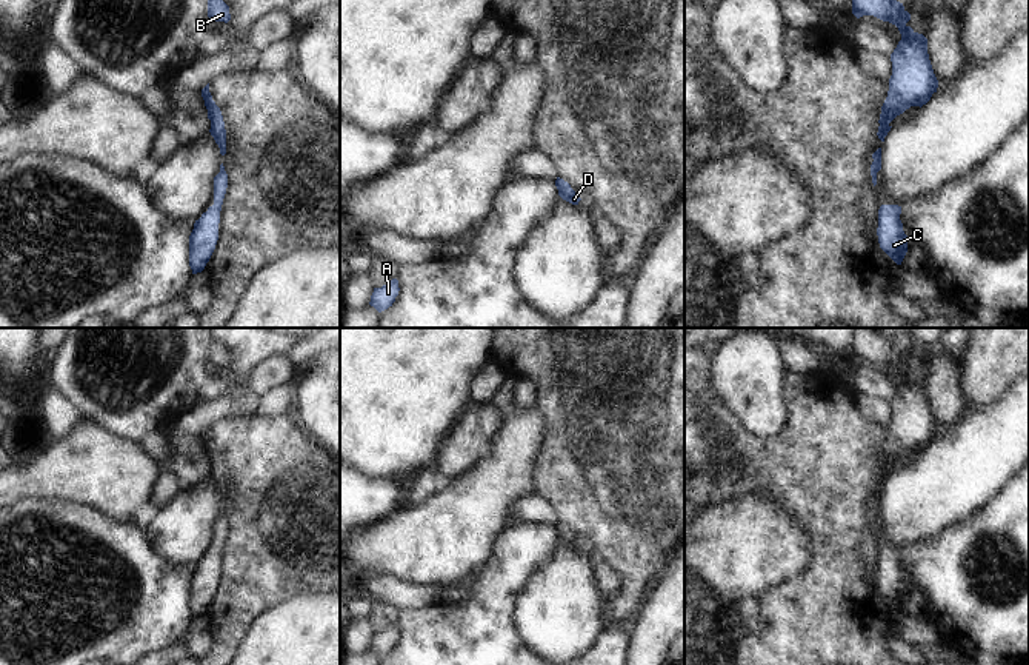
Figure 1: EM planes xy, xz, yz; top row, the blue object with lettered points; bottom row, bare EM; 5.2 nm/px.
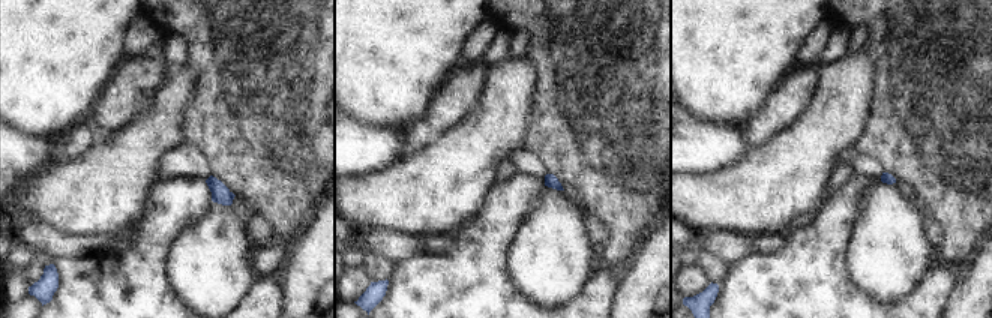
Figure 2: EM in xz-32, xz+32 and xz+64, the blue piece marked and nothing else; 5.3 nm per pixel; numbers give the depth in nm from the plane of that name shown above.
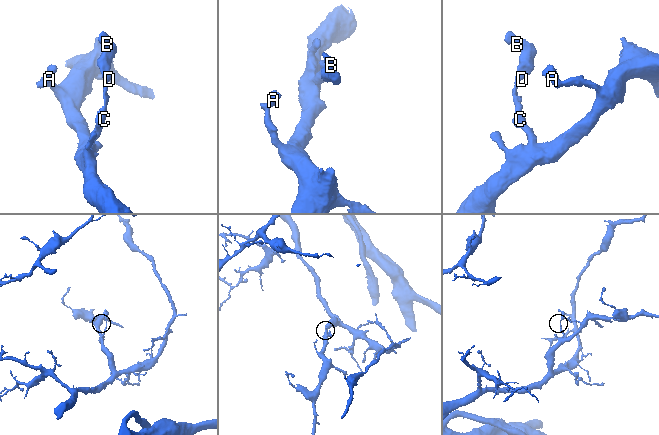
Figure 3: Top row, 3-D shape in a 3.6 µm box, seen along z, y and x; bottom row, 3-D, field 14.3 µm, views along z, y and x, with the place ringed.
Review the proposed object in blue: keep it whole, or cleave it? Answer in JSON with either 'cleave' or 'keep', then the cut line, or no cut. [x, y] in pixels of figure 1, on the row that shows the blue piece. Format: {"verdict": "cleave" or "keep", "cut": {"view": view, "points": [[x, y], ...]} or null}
{"verdict": "keep", "cut": null}

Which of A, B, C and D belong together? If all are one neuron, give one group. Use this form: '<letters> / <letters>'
A B C D

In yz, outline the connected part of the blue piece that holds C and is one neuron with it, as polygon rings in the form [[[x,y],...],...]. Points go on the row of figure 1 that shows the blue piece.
[[[881,205],[878,209],[878,243],[880,248],[897,263],[901,265],[907,252],[907,236],[900,220],[901,206]]]

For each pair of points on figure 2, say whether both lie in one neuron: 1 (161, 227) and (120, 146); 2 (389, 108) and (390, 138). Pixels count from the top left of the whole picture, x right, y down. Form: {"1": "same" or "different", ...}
{"1": "different", "2": "different"}

